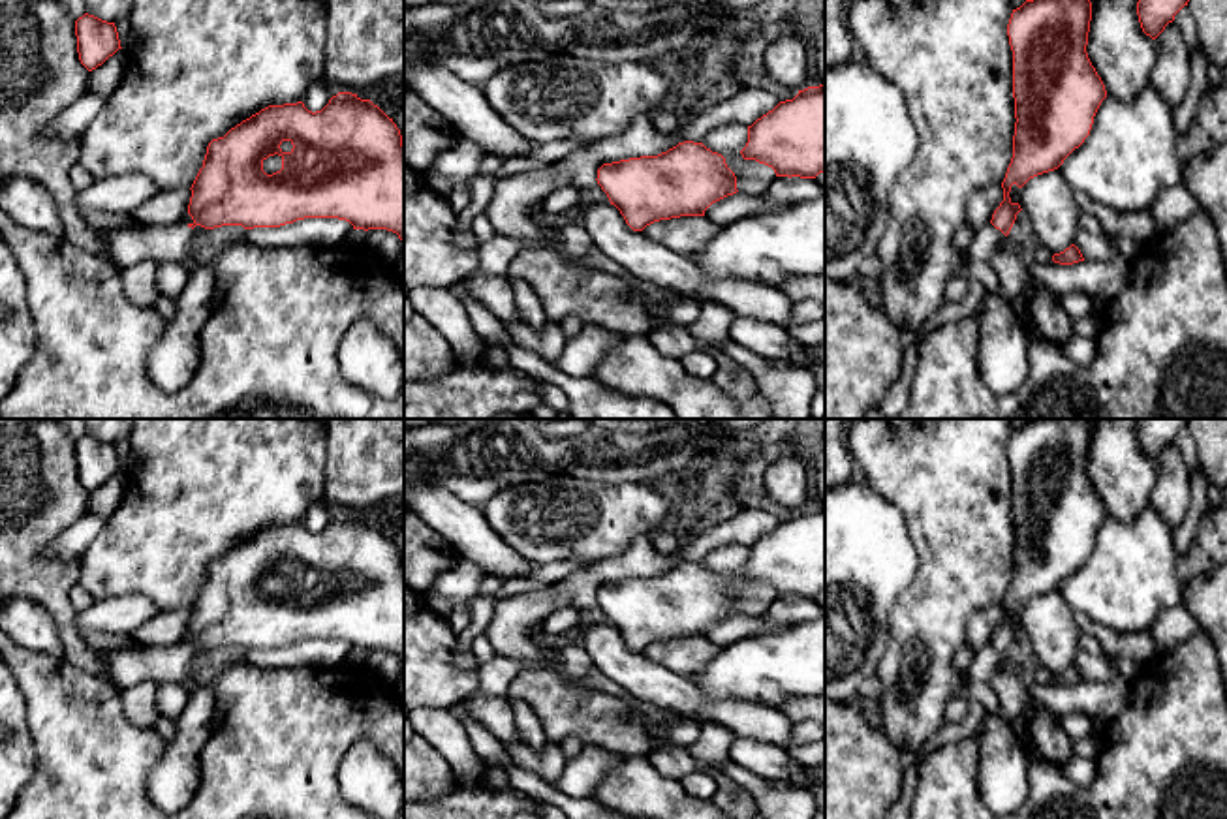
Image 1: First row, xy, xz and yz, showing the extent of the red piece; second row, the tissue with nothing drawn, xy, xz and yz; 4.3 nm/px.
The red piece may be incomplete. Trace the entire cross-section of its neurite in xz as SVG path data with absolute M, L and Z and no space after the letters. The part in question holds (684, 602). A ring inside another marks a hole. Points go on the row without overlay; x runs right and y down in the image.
M684 562L658 577L603 584L598 605L633 652L705 631L737 614L737 597L725 579L703 564Z

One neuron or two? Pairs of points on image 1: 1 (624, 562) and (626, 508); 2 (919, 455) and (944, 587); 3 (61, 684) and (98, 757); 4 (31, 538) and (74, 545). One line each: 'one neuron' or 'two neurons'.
1: two neurons
2: one neuron
3: one neuron
4: two neurons

